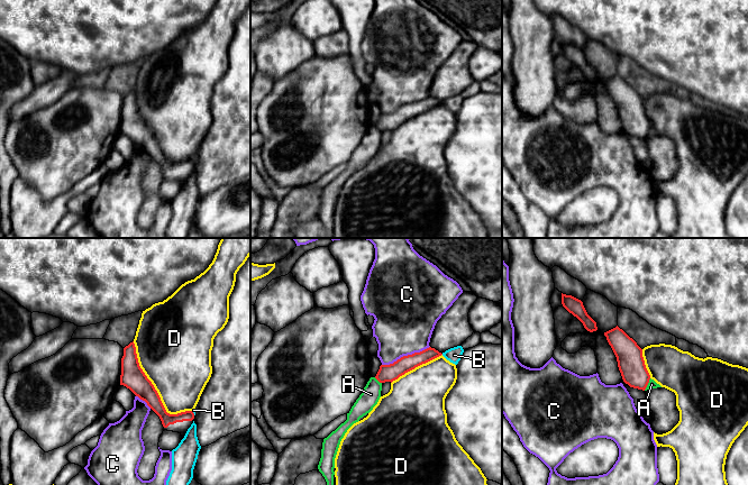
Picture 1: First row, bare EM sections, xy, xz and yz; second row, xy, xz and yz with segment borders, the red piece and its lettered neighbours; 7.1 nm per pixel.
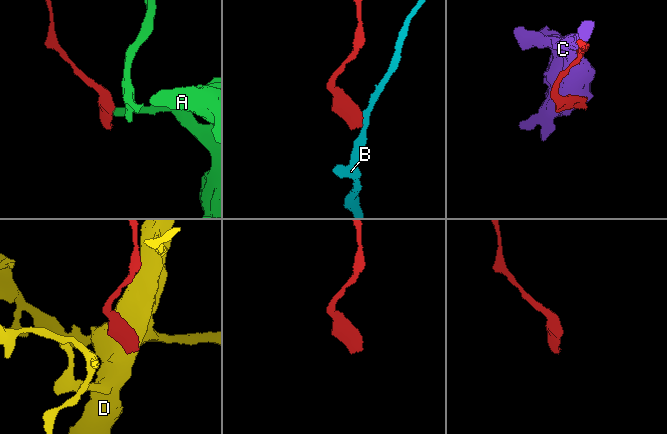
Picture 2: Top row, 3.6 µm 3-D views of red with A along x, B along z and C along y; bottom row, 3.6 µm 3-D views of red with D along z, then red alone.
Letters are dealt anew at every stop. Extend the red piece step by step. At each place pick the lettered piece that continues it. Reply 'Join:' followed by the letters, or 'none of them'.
Join: none of them

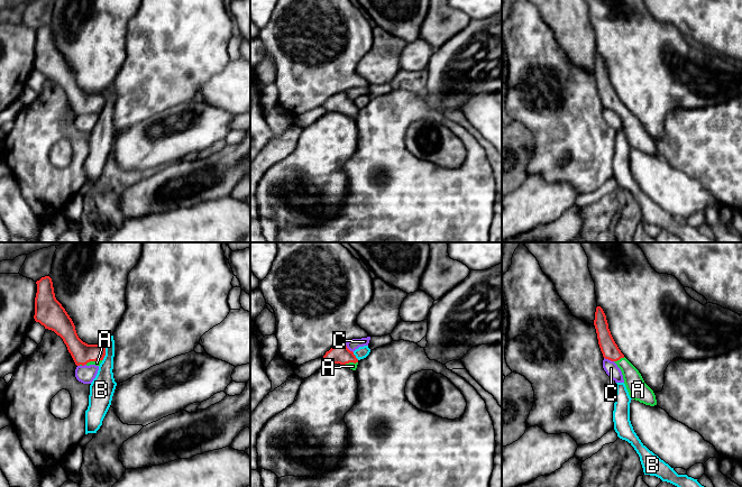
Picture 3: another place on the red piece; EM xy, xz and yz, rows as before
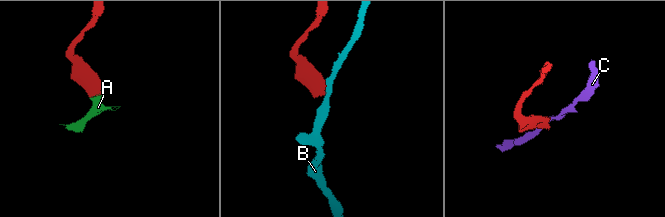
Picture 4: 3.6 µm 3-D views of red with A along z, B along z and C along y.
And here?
Join: A

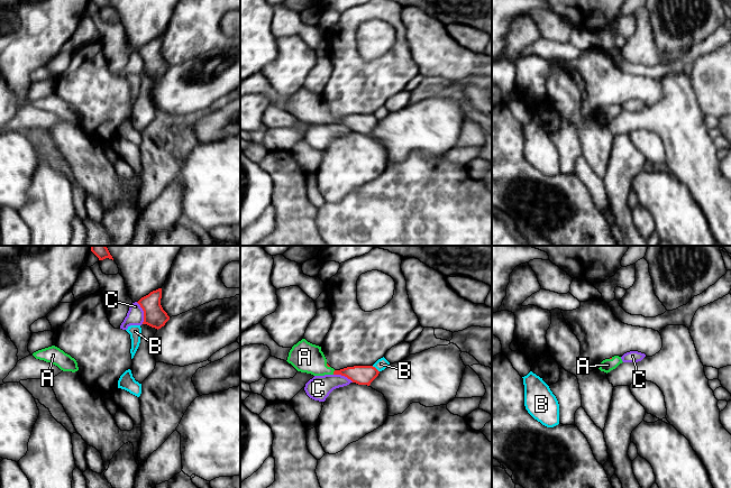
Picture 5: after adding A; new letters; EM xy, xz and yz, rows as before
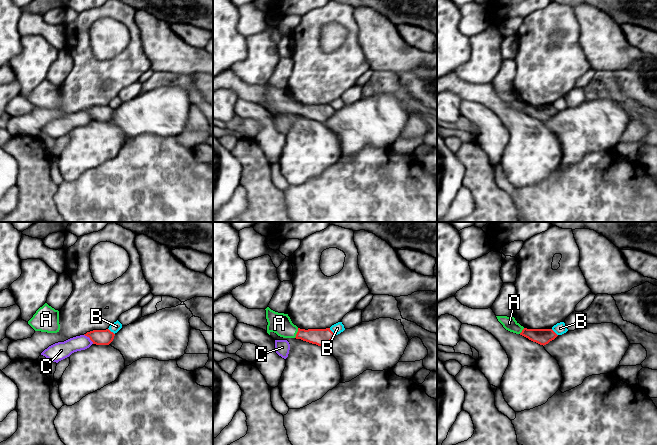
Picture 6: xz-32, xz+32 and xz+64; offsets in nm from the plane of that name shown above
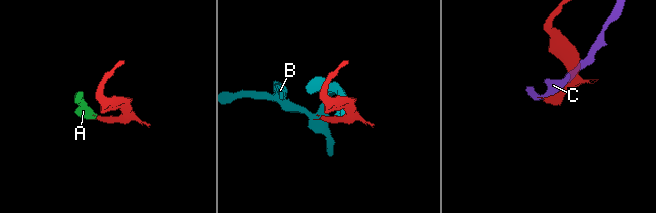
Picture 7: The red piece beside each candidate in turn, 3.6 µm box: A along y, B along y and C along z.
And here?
Join: A

